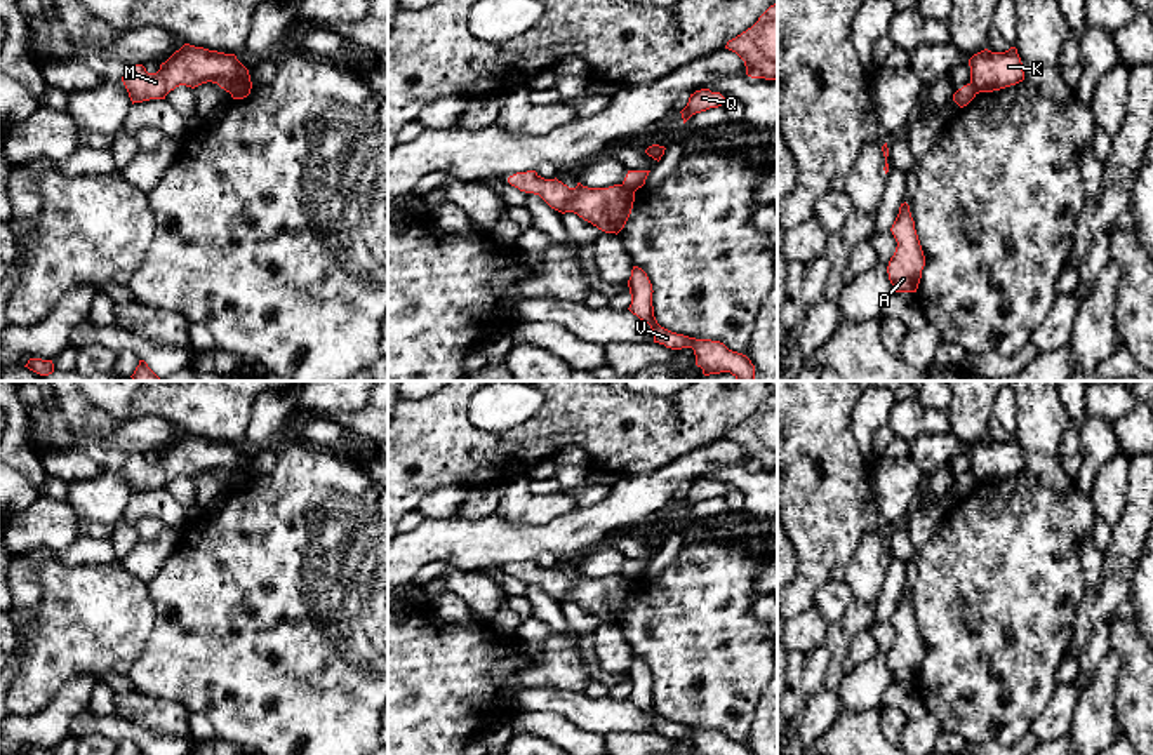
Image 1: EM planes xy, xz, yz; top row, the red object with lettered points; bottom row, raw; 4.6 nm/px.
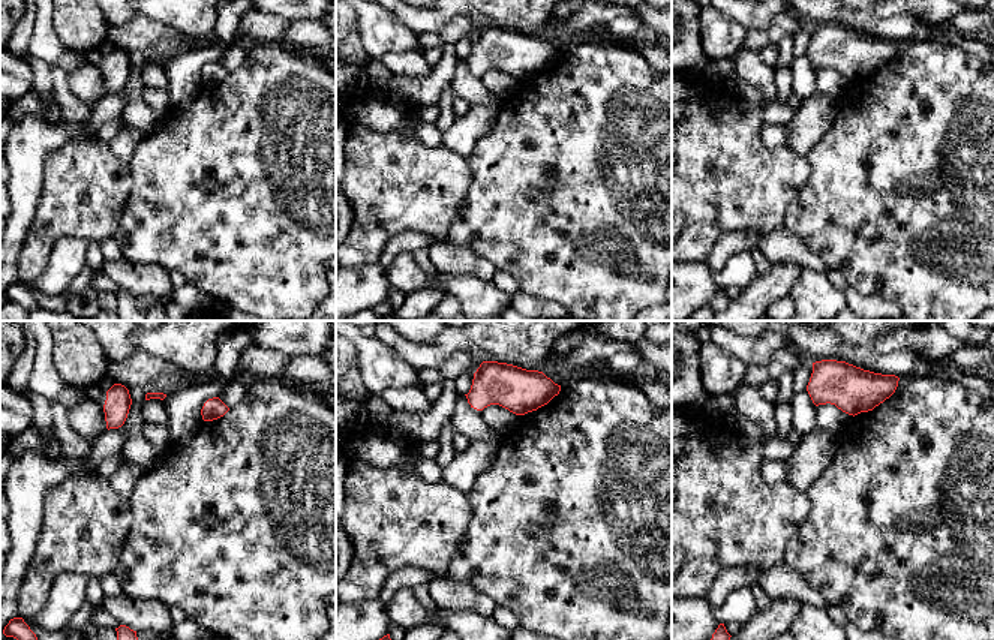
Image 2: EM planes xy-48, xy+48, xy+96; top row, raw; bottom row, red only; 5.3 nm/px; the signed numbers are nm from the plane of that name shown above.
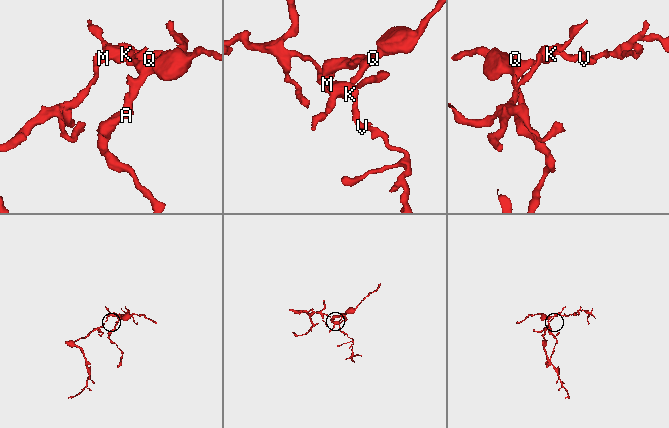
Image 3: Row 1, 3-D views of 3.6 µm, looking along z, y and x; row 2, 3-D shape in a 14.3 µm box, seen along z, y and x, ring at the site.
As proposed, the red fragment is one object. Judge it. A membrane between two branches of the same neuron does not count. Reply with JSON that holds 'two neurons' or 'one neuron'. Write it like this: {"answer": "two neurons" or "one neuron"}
{"answer": "two neurons"}

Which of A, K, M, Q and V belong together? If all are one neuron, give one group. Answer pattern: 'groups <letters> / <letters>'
groups A Q / K M V

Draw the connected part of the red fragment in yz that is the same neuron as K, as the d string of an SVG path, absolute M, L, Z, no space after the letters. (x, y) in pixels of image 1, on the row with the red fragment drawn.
M1016 47L1005 52L988 49L969 59L974 92L993 92L1024 80L1023 63Z

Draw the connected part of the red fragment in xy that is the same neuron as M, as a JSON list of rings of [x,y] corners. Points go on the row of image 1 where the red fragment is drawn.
[[[184,43],[157,73],[148,73],[143,64],[129,64],[122,82],[134,103],[165,99],[179,85],[198,87],[217,84],[226,92],[250,80],[249,70],[235,54],[224,54]]]

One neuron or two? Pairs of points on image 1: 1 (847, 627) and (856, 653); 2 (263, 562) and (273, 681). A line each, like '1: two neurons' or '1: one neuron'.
1: two neurons
2: one neuron

